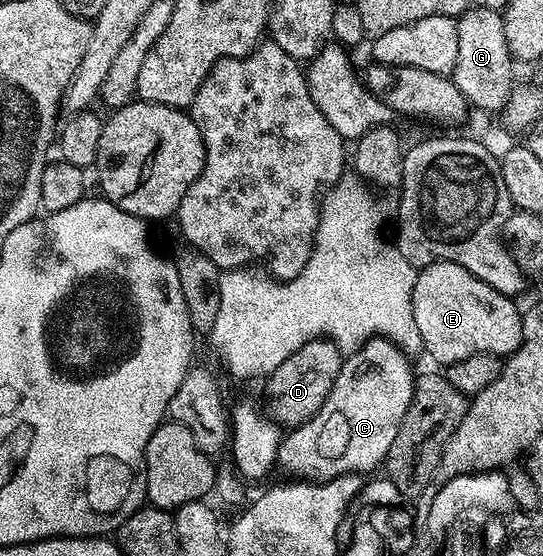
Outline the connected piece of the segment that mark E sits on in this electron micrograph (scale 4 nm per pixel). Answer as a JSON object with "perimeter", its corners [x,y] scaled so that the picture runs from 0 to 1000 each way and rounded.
{"perimeter":[[[801,469],[786,473],[770,487],[766,498],[766,513],[759,520],[759,570],[766,570],[766,592],[773,592],[773,613],[777,615],[777,631],[783,637],[792,637],[803,651],[814,653],[812,656],[827,656],[840,649],[855,649],[855,642],[869,642],[880,631],[891,635],[906,635],[908,638],[936,640],[948,628],[952,628],[961,617],[961,567],[945,536],[937,531],[924,531],[913,520],[906,520],[897,509],[880,507],[880,500],[875,498],[862,484],[855,484],[847,477],[838,473],[825,473],[820,469]]]}

